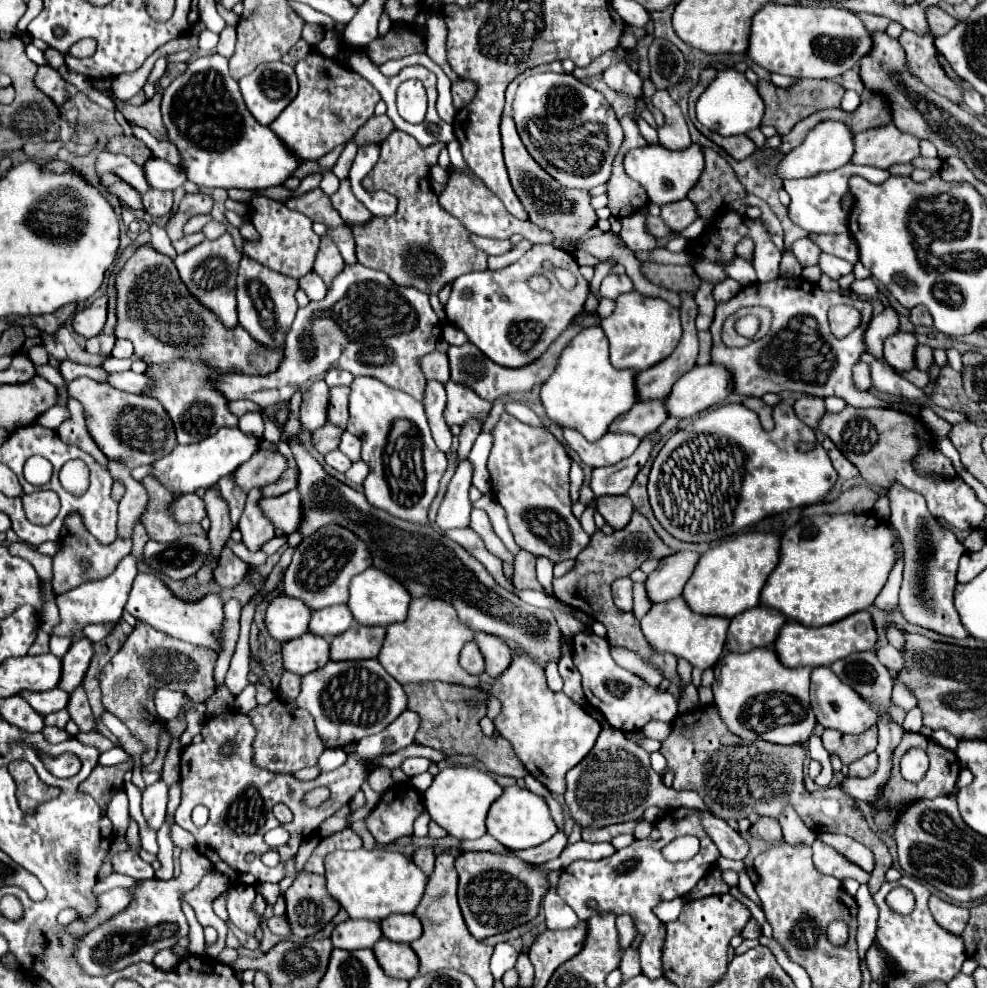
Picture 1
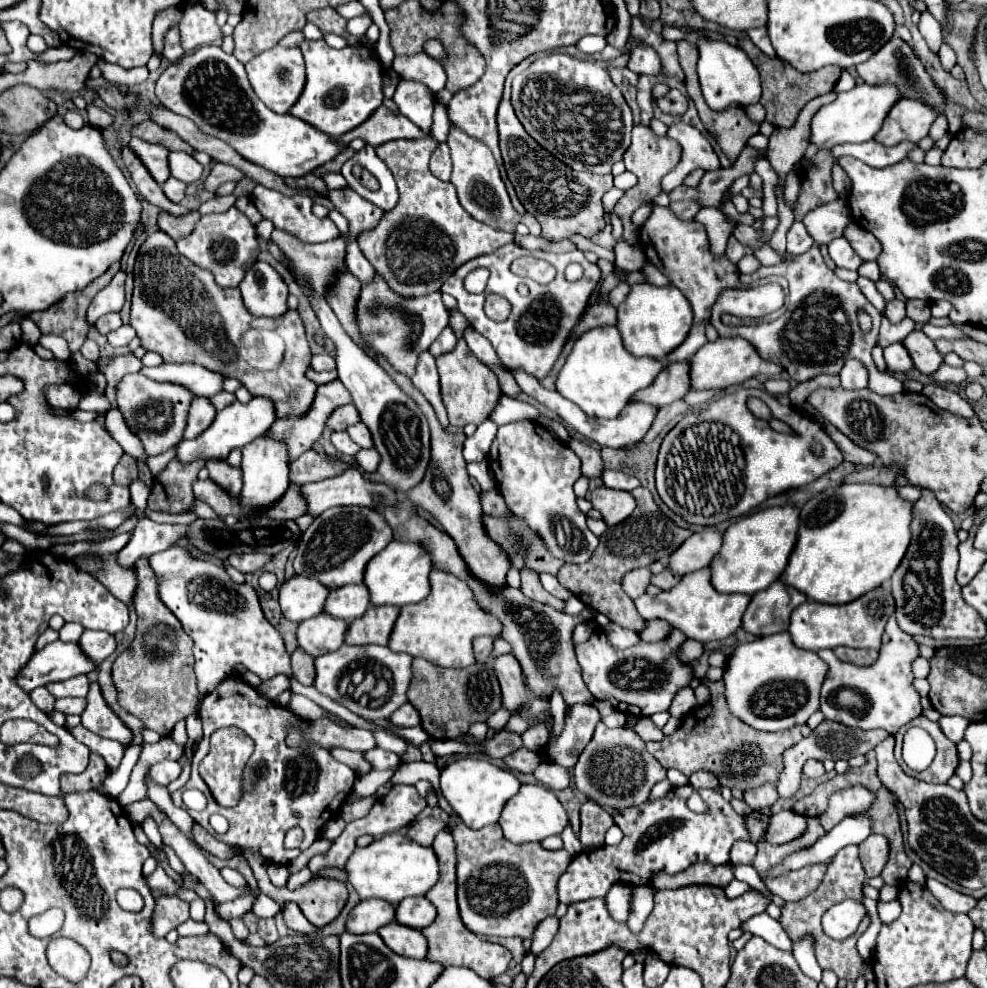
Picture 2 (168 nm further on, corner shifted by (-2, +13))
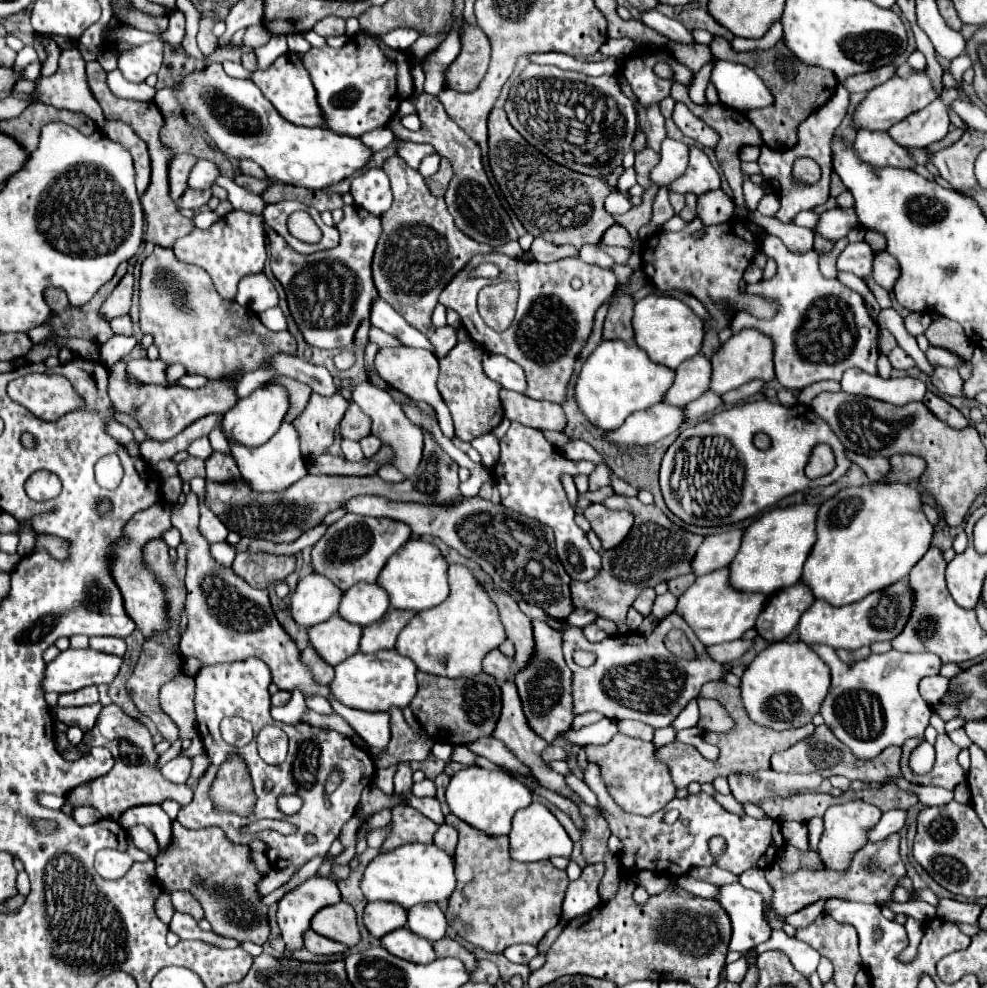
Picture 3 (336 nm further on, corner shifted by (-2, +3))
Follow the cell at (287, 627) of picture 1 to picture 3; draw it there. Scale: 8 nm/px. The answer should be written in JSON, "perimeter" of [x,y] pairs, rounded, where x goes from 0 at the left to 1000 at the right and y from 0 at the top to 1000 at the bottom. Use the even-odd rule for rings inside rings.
{"perimeter":[[[314,580],[296,600],[296,624],[308,635],[328,631],[342,620],[344,606],[347,598],[334,586]]]}

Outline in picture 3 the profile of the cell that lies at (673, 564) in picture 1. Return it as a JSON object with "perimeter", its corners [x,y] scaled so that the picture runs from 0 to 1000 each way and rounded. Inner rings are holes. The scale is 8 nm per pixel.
{"perimeter":[[[740,535],[740,537],[732,537],[715,544],[703,564],[703,572],[701,572],[703,582],[709,584],[740,572],[740,568],[746,564],[750,556],[752,541],[754,541],[752,535]]]}

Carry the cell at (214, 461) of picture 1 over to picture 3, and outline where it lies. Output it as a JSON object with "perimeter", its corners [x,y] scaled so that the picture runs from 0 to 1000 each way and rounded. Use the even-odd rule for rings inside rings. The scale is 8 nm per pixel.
{"perimeter":[[[272,388],[267,392],[261,392],[261,396],[253,398],[251,402],[243,404],[237,410],[237,414],[227,420],[227,438],[235,446],[241,446],[251,452],[261,452],[270,448],[284,434],[292,414],[294,414],[294,406],[290,394],[282,388]]]}

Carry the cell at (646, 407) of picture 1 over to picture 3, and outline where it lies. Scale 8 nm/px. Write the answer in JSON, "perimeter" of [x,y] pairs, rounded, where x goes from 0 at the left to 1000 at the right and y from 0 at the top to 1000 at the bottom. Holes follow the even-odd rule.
{"perimeter":[[[703,359],[685,373],[685,386],[675,398],[675,408],[693,412],[719,394],[719,363]]]}

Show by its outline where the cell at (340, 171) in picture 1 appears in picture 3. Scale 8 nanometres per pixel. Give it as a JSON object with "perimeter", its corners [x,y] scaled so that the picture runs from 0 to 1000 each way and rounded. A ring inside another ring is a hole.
{"perimeter":[[[391,128],[370,135],[365,141],[372,149],[375,149],[377,154],[382,154],[392,149],[400,141],[400,138]]]}

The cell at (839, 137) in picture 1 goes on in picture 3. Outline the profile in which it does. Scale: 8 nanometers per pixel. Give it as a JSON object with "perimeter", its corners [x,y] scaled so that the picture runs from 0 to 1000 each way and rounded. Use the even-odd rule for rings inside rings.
{"perimeter":[[[936,72],[934,74],[922,74],[920,78],[904,78],[898,84],[879,92],[877,100],[869,106],[867,116],[865,116],[867,131],[877,129],[877,131],[886,131],[886,133],[900,133],[906,124],[910,124],[910,122],[918,120],[920,116],[936,110],[948,98],[950,98],[950,94],[944,88],[944,80]]]}

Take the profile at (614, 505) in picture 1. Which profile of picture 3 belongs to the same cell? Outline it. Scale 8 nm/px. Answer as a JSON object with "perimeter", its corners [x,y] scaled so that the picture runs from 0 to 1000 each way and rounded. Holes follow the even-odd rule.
{"perimeter":[[[608,509],[596,511],[596,515],[592,517],[592,523],[598,527],[600,537],[610,548],[610,556],[626,554],[634,546],[634,541],[640,535],[640,529],[642,529],[640,519],[612,515],[612,511],[608,511]]]}

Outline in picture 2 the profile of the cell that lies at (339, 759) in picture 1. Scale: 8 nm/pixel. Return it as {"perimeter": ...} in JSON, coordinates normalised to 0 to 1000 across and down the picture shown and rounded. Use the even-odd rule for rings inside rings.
{"perimeter":[[[385,756],[371,760],[369,768],[377,774],[377,778],[385,778],[385,780],[389,780],[389,778],[401,778],[407,772],[407,768],[401,762],[385,758]]]}

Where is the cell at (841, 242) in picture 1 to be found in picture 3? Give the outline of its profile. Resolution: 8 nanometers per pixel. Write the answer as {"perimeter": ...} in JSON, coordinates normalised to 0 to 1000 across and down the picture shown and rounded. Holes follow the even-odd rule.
{"perimeter":[[[898,254],[888,256],[883,280],[886,280],[886,284],[888,284],[892,290],[896,290],[898,295],[904,295],[904,293],[906,293],[906,284],[910,282],[910,276],[912,276],[910,264],[908,264],[902,256],[898,256]]]}

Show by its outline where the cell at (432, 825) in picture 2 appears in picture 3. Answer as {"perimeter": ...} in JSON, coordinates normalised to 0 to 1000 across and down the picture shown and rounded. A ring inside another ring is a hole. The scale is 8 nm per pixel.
{"perimeter":[[[403,815],[397,819],[397,839],[391,845],[391,851],[385,857],[387,861],[401,859],[403,855],[411,853],[438,853],[438,845],[442,843],[444,835],[432,829],[415,815]]]}

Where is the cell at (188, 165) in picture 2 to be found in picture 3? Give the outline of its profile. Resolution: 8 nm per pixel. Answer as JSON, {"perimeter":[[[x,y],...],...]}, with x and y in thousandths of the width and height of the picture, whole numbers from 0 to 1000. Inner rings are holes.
{"perimeter":[[[201,163],[199,169],[193,175],[193,189],[197,191],[213,191],[219,181],[223,179],[223,171],[221,167],[217,167],[215,163]]]}

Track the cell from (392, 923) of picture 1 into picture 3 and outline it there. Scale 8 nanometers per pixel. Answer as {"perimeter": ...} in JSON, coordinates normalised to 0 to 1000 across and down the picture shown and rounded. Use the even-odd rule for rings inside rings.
{"perimeter":[[[432,914],[413,922],[413,938],[434,952],[444,952],[452,946],[454,932],[442,914]]]}

